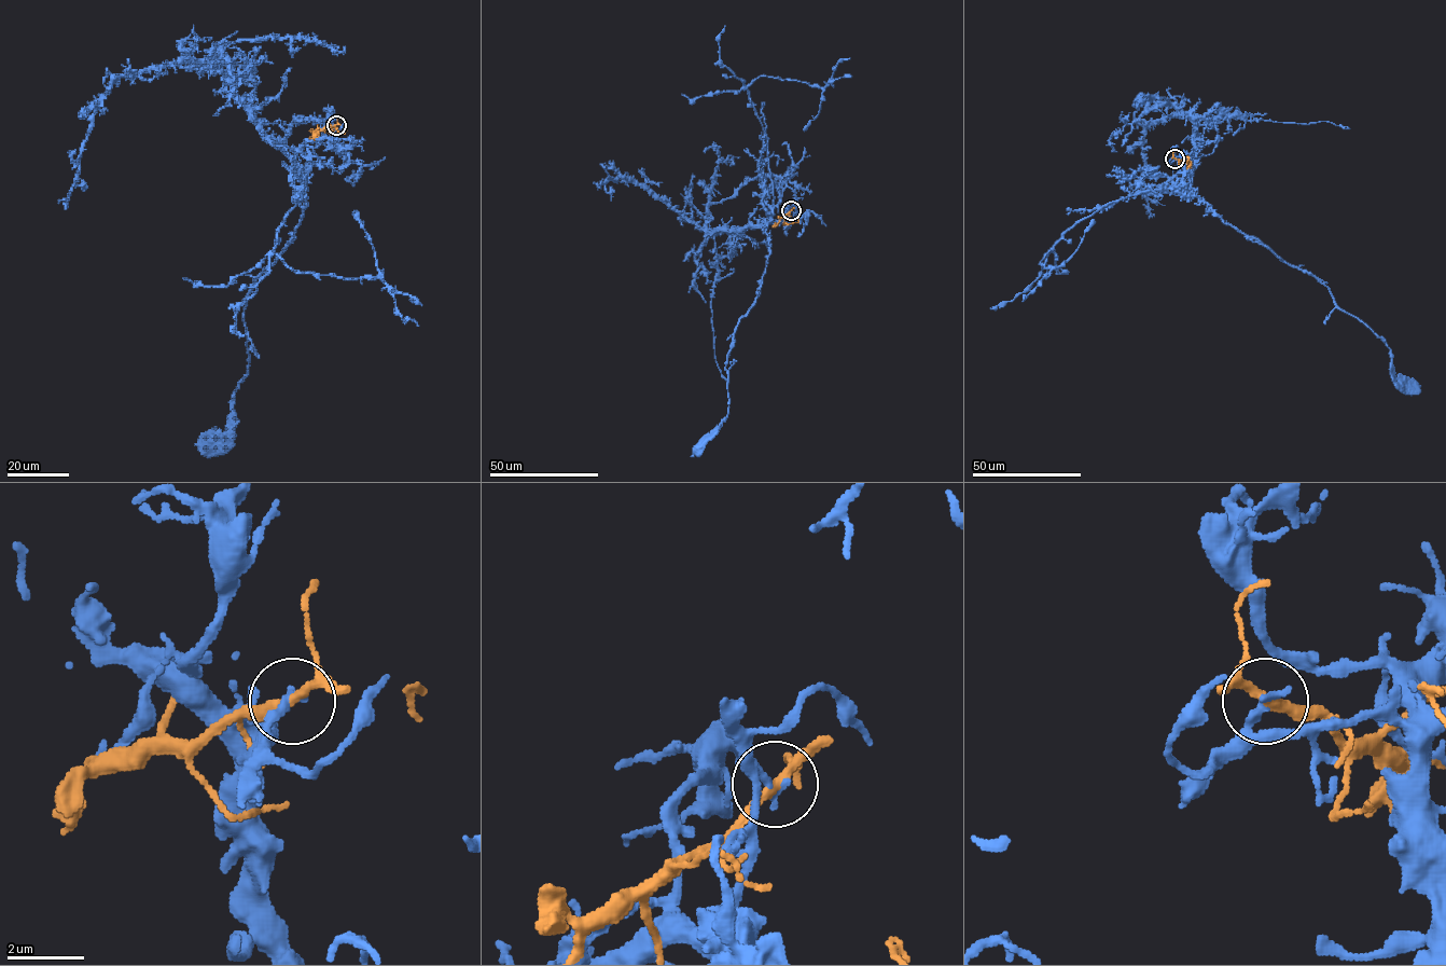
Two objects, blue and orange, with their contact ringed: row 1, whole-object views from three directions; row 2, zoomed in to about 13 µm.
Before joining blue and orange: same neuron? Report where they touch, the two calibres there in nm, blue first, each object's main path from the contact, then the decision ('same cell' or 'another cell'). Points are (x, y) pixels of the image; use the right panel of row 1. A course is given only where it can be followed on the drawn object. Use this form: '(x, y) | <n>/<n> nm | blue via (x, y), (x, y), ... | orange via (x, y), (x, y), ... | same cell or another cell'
(1175, 159) | 280/240 nm | blue via (1175, 159), (1186, 153), (1192, 192), (1224, 223), (1309, 272), (1339, 309), (1378, 335), (1392, 372), (1413, 388) | orange via (1175, 159), (1187, 157), (1186, 164), (1183, 157) | another cell

